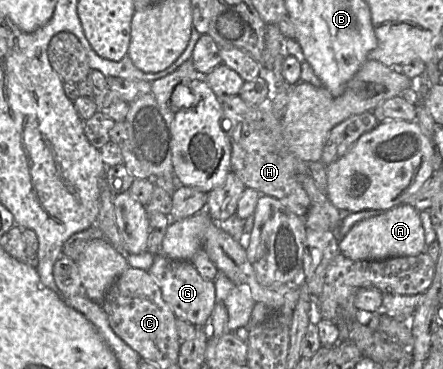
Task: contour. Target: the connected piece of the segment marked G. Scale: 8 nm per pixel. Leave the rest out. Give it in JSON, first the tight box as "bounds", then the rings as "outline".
{"bounds":[148,254,216,327],"outline":[[[154,254],[154,262],[148,272],[159,285],[164,301],[178,319],[196,327],[205,327],[216,303],[214,280],[203,278],[189,261],[174,260],[164,254]]]}

